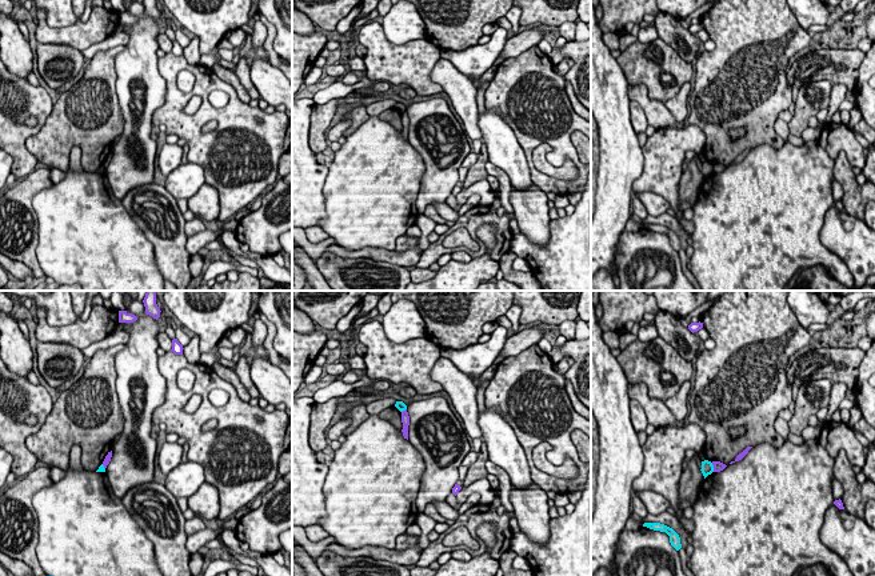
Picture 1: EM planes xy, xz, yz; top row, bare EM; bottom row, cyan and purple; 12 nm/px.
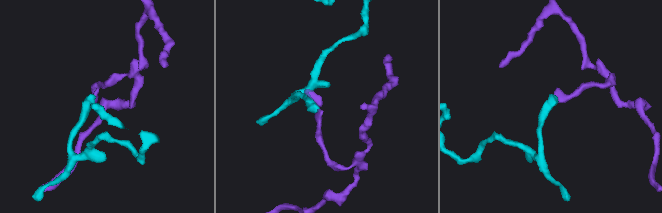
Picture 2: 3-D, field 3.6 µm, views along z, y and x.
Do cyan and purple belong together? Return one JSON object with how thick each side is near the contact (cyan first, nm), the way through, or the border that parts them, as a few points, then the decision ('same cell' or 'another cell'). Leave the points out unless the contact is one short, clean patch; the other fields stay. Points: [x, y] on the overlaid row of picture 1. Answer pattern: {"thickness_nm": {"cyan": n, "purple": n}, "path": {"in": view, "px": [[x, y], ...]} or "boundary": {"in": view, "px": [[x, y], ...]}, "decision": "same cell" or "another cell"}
{"thickness_nm": {"cyan": 160, "purple": 120}, "boundary": {"in": "yz", "px": [[711, 463], [714, 471]]}, "decision": "another cell"}

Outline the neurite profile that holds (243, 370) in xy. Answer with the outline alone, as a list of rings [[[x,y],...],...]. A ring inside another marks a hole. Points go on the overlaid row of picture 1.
[[[241,356],[233,368],[241,384],[245,387],[251,397],[260,397],[257,388],[251,379],[251,364],[247,361],[245,356]]]

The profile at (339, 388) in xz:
[[[336,380],[329,385],[317,389],[312,399],[315,403],[325,403],[327,400],[333,397],[340,399],[345,396],[348,392],[353,391],[355,388],[356,388],[355,383],[345,384],[343,380]]]

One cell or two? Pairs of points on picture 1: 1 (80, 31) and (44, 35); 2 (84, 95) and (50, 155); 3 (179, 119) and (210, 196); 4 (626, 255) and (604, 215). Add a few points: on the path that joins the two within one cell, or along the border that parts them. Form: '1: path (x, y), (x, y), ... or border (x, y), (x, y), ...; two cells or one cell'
1: path (71, 35), (54, 35); one cell
2: path (84, 110), (55, 140); one cell
3: border (204, 183), (216, 191), (219, 211); two cells
4: border (623, 231), (616, 246), (618, 272); two cells

